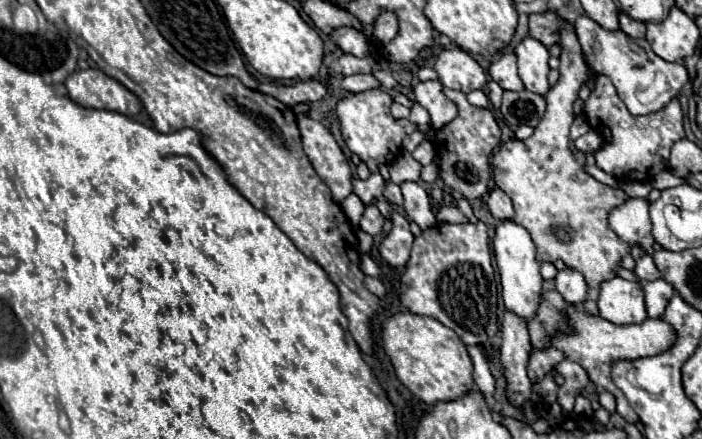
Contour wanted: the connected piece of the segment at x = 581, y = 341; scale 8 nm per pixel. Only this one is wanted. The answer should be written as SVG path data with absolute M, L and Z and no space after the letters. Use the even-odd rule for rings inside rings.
M567 305L565 309L565 327L571 331L571 333L565 333L565 331L557 331L555 335L549 337L551 345L561 349L563 355L569 359L569 361L575 361L579 363L581 367L587 369L589 373L589 379L595 383L595 389L597 393L601 391L609 391L615 395L617 399L617 413L629 421L629 423L637 423L633 421L633 417L637 417L633 413L633 407L627 403L625 395L621 391L617 391L615 383L611 381L611 363L617 361L617 359L637 359L637 357L649 357L649 355L657 355L665 349L669 349L673 345L673 327L669 327L665 321L661 319L651 319L647 317L643 323L633 323L633 325L615 325L599 315L591 315L587 311L581 311L577 309L575 305Z

